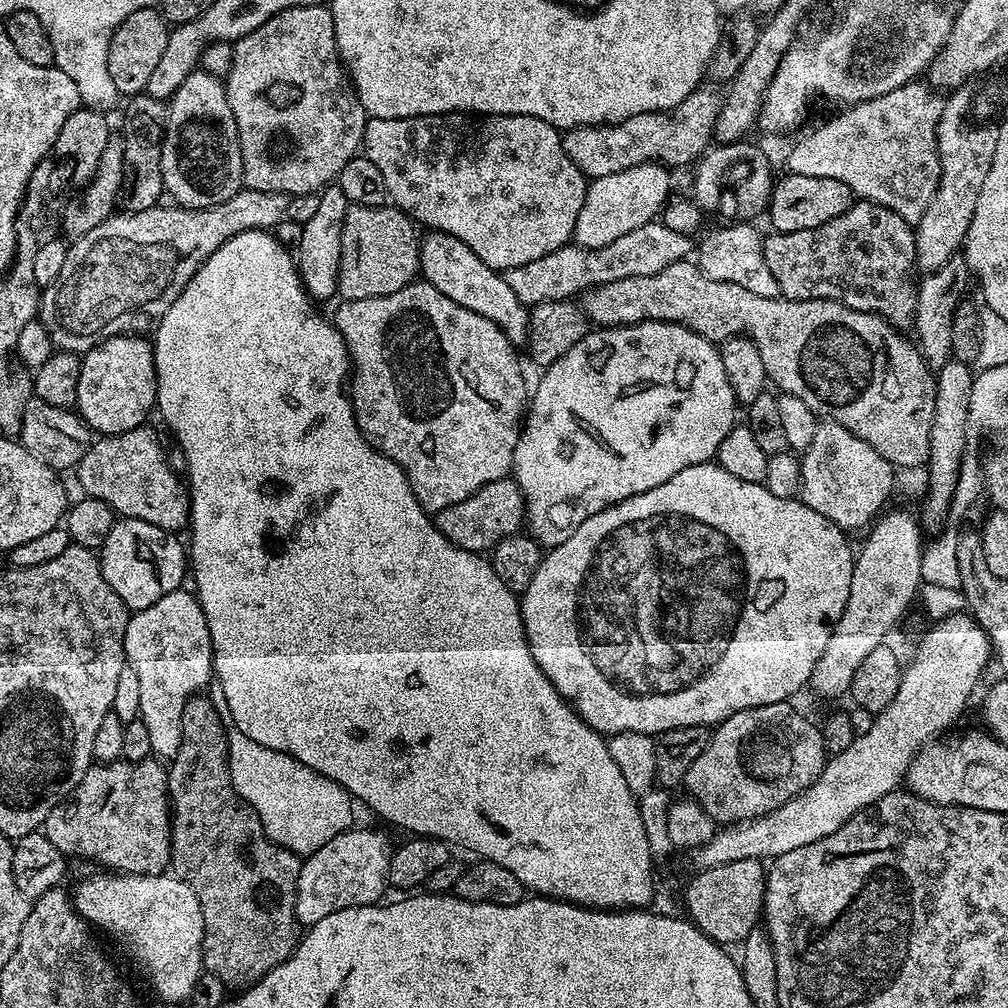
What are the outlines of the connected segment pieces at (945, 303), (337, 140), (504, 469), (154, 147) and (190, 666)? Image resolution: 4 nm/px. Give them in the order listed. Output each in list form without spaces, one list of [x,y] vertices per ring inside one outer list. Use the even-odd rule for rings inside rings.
[[[963,255],[951,256],[941,268],[927,273],[919,281],[916,289],[916,322],[914,325],[915,339],[918,341],[920,355],[929,368],[937,370],[946,366],[953,359],[952,343],[954,342],[954,310],[965,299],[969,291],[970,273]]]
[[[314,2],[310,6],[294,6],[274,14],[256,30],[250,30],[240,40],[232,44],[232,65],[226,77],[226,91],[230,110],[234,114],[234,122],[238,126],[238,142],[242,150],[242,170],[244,184],[254,190],[266,192],[282,192],[291,198],[294,196],[311,196],[329,187],[339,177],[342,166],[350,162],[361,151],[364,143],[364,127],[370,119],[365,112],[362,102],[358,98],[351,79],[341,61],[340,53],[336,51],[336,35],[334,34],[334,18],[331,7]]]
[[[420,278],[413,283],[402,286],[402,290],[394,290],[394,294],[386,294],[382,298],[362,298],[361,300],[344,300],[340,302],[340,305],[336,308],[336,316],[334,315],[334,323],[346,342],[346,350],[348,351],[350,361],[350,399],[352,402],[352,412],[356,416],[358,426],[362,430],[364,437],[378,451],[386,454],[386,458],[396,462],[400,469],[404,471],[414,498],[424,507],[425,512],[435,514],[446,510],[446,506],[454,506],[454,502],[462,502],[466,498],[470,498],[470,494],[482,490],[482,486],[486,486],[490,482],[498,482],[505,479],[511,473],[512,463],[514,462],[514,450],[518,446],[518,438],[520,437],[522,421],[526,415],[526,401],[530,396],[530,388],[529,385],[524,385],[524,372],[520,369],[519,358],[516,357],[516,352],[518,352],[517,345],[512,344],[510,338],[506,338],[506,334],[502,334],[500,327],[494,322],[490,322],[490,318],[482,318],[482,314],[474,314],[474,310],[466,310],[466,306],[458,306],[458,302],[453,302],[451,298],[446,298],[446,294],[442,294],[442,290],[438,290],[433,284],[429,284],[427,280]]]
[[[137,94],[127,101],[128,113],[124,116],[124,186],[120,189],[119,207],[125,212],[150,210],[160,204],[160,196],[165,193],[162,178],[162,142],[166,127],[166,104],[147,94]]]
[[[177,590],[158,598],[154,606],[135,609],[129,615],[126,634],[124,635],[124,658],[133,668],[139,679],[140,721],[150,734],[152,756],[161,761],[171,761],[178,754],[182,738],[182,708],[190,697],[203,693],[204,688],[214,680],[212,666],[212,639],[210,626],[206,626],[206,614],[200,601],[191,591]]]

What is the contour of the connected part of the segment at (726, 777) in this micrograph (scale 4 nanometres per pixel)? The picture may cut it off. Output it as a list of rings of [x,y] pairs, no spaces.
[[[789,701],[782,703],[768,703],[766,706],[758,706],[747,708],[746,710],[738,710],[730,718],[726,718],[721,724],[715,725],[711,729],[708,737],[708,745],[706,750],[702,750],[702,754],[694,762],[694,766],[690,766],[690,770],[686,774],[683,782],[683,787],[688,788],[687,795],[691,799],[699,800],[701,806],[710,814],[710,818],[716,823],[717,826],[727,826],[729,824],[741,824],[743,820],[753,820],[759,816],[770,814],[774,810],[778,810],[778,806],[782,806],[790,798],[794,798],[799,792],[806,791],[811,784],[822,774],[824,765],[829,759],[829,753],[824,746],[823,734],[821,729],[815,724],[812,725],[798,709],[793,707],[794,704]]]

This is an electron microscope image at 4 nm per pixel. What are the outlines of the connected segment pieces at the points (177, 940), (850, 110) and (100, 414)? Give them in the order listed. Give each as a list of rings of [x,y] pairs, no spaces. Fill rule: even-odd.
[[[104,874],[108,876],[92,876],[84,880],[74,891],[76,913],[87,920],[93,929],[101,928],[109,932],[116,940],[121,940],[128,947],[128,952],[140,963],[146,979],[152,988],[164,1000],[176,1004],[187,1001],[194,990],[194,982],[198,982],[204,962],[204,919],[202,906],[198,902],[198,894],[186,886],[174,874],[158,876],[129,876],[127,874]]]
[[[920,83],[903,84],[898,90],[890,90],[890,94],[882,94],[873,100],[837,111],[840,113],[833,120],[826,121],[809,136],[802,137],[789,150],[787,171],[806,174],[810,178],[838,178],[838,182],[846,182],[846,186],[850,186],[853,197],[886,206],[907,224],[919,224],[940,185],[936,131],[945,102],[945,97],[939,91],[933,90],[927,83]]]
[[[140,334],[112,336],[83,353],[74,408],[93,433],[100,436],[141,427],[156,408],[156,367],[151,343]]]

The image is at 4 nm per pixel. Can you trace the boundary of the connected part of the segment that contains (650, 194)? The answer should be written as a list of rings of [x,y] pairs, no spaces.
[[[653,162],[632,166],[618,174],[595,177],[586,190],[586,202],[582,202],[582,214],[578,214],[572,240],[581,248],[601,248],[610,246],[622,234],[630,234],[630,230],[638,230],[638,226],[653,223],[673,191],[671,175],[665,165]]]

